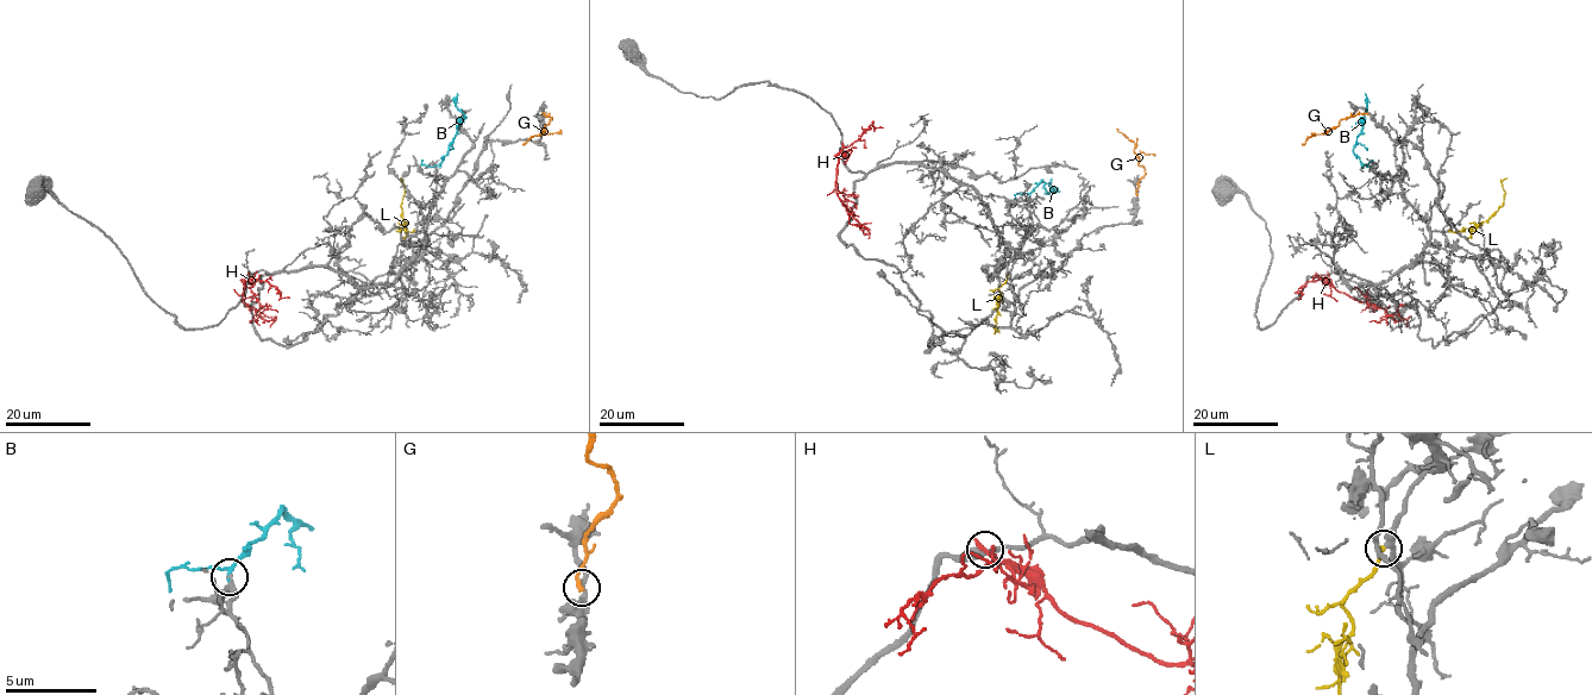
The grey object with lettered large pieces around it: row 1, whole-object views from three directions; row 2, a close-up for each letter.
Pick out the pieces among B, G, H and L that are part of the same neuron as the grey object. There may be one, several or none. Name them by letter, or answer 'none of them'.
B, L

